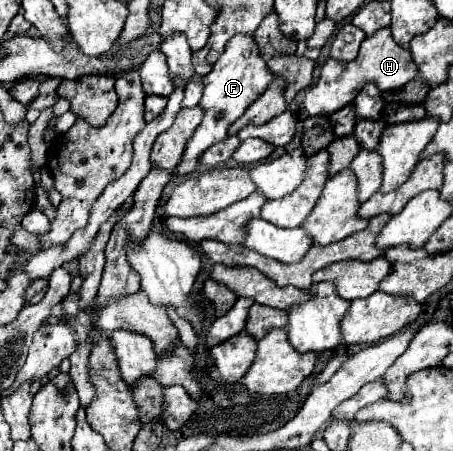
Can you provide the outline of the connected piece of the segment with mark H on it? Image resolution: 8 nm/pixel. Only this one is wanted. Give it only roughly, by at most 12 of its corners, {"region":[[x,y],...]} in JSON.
{"region":[[390,30],[364,38],[356,60],[326,60],[306,90],[308,116],[352,104],[368,82],[380,92],[416,78]]}

